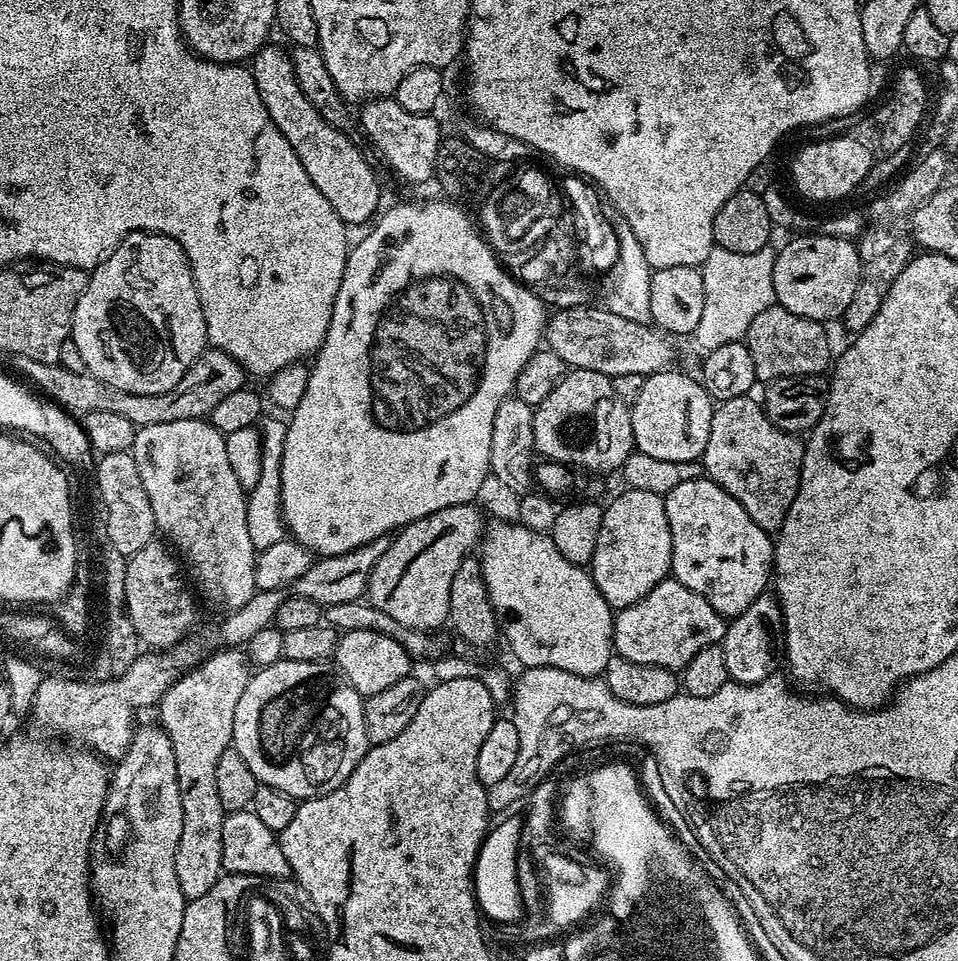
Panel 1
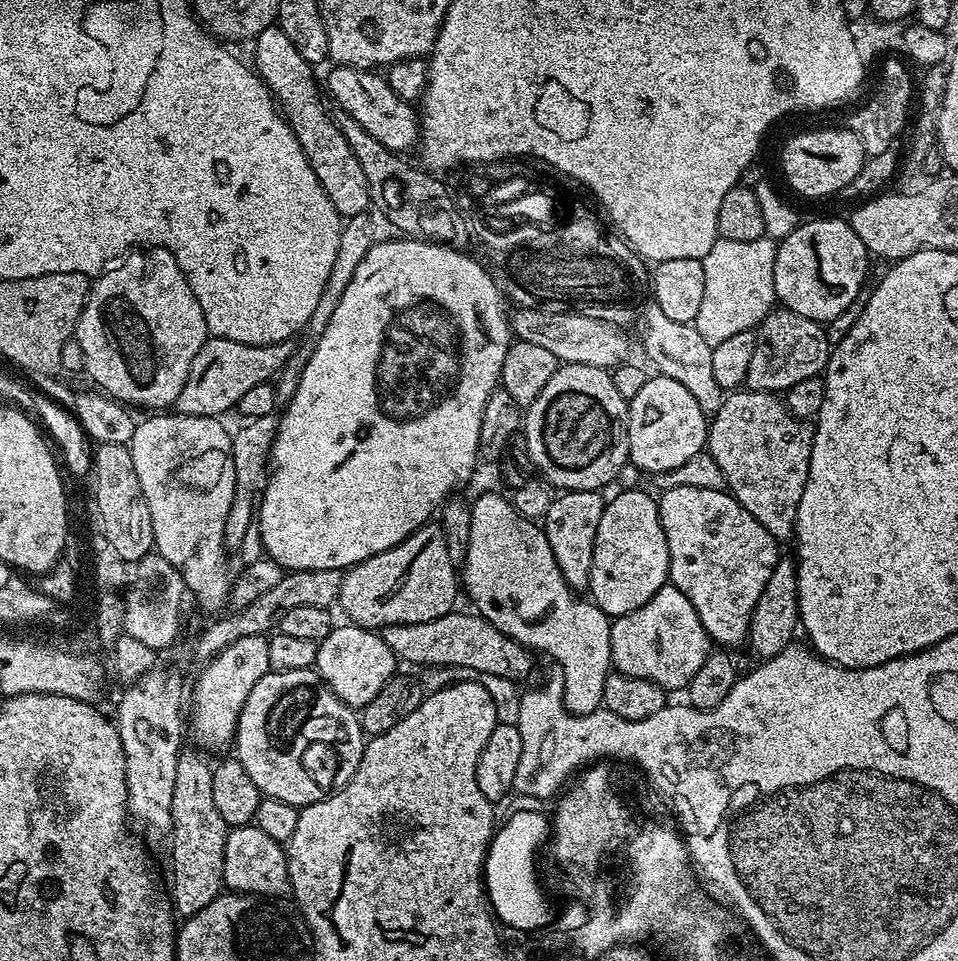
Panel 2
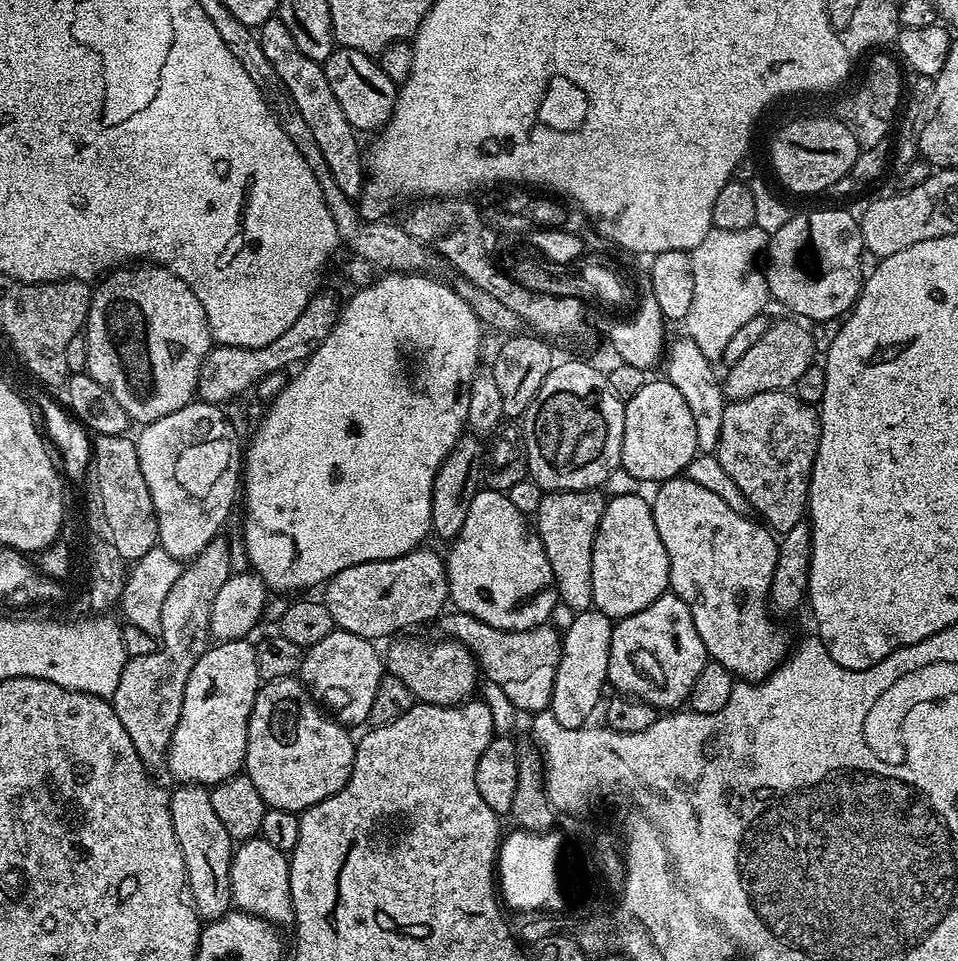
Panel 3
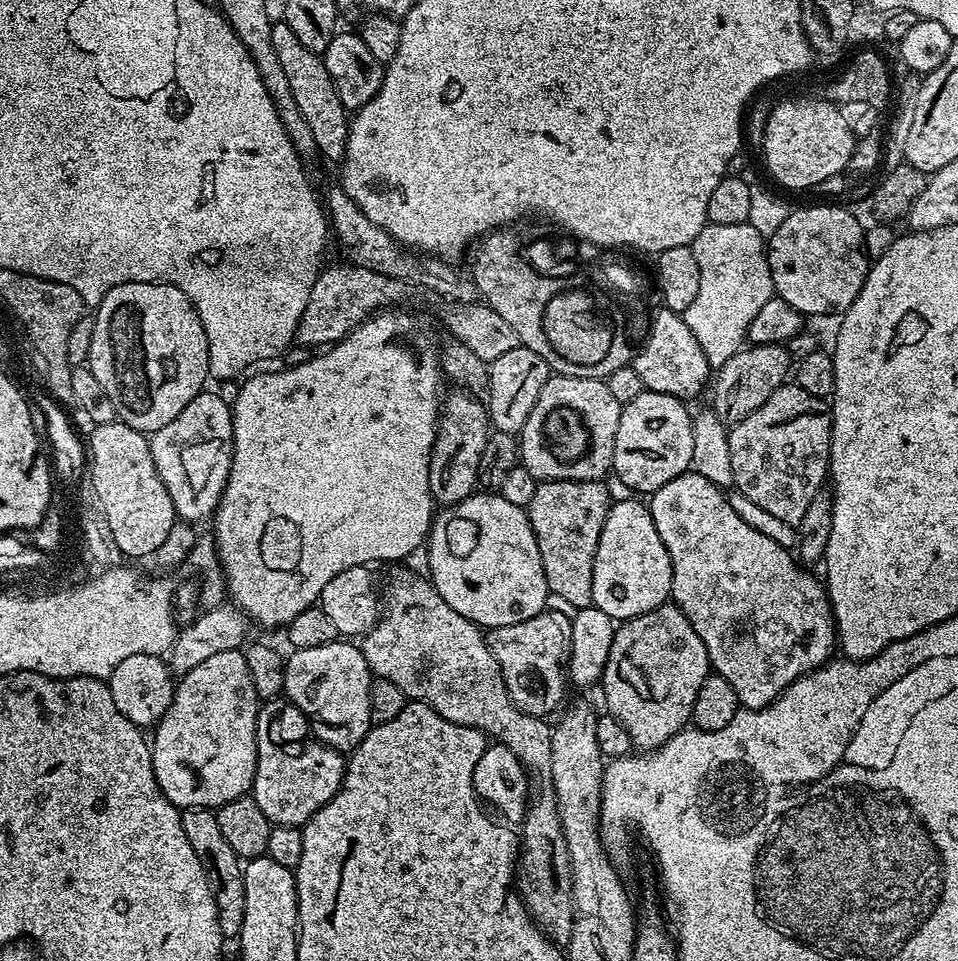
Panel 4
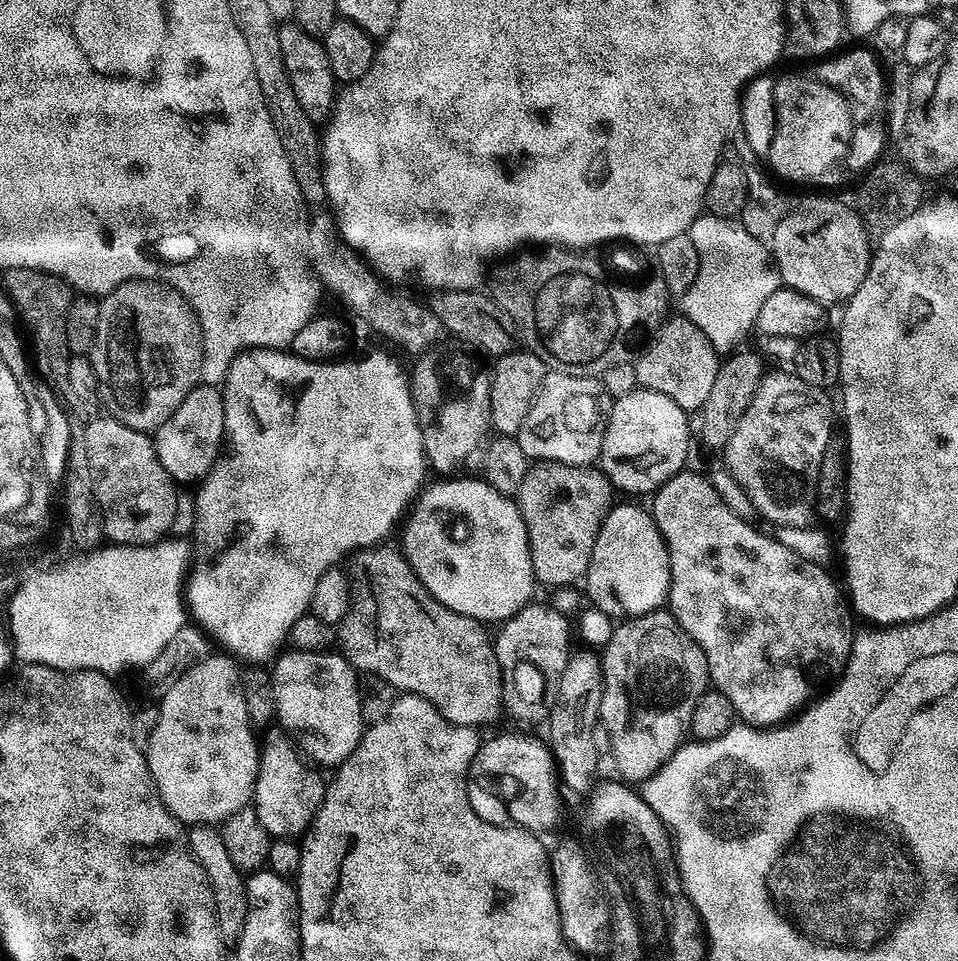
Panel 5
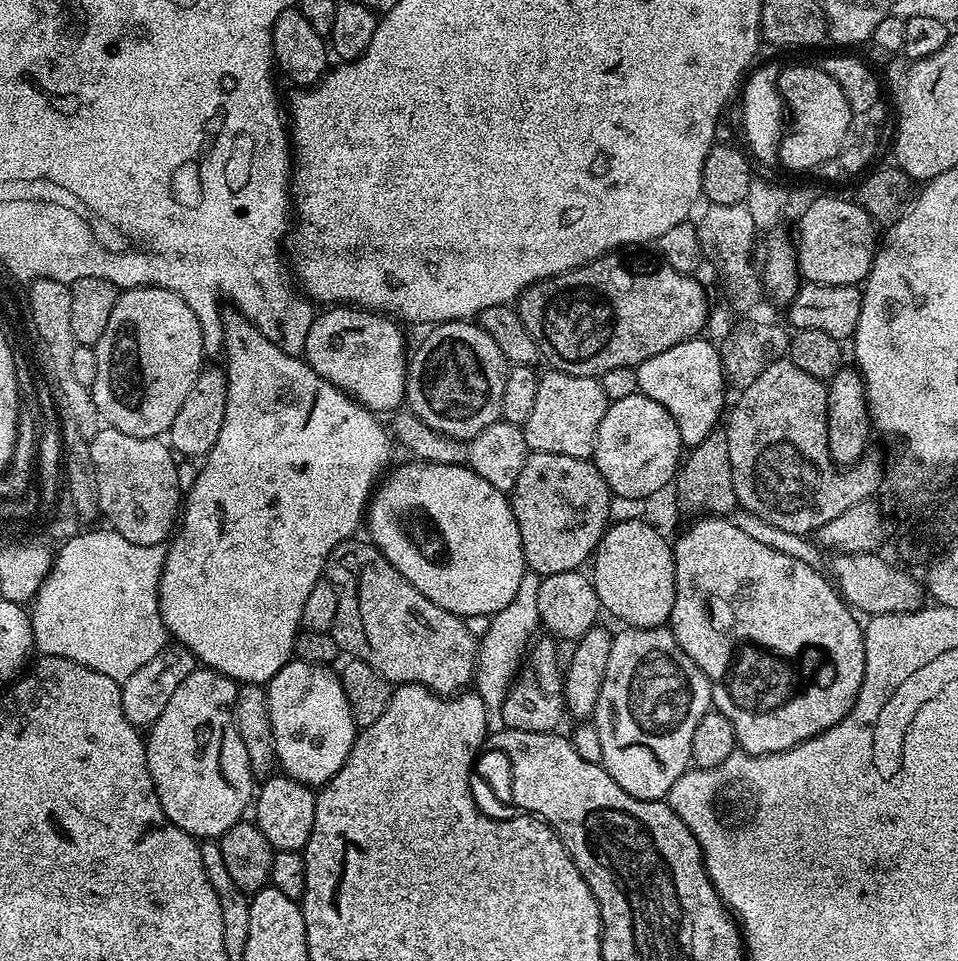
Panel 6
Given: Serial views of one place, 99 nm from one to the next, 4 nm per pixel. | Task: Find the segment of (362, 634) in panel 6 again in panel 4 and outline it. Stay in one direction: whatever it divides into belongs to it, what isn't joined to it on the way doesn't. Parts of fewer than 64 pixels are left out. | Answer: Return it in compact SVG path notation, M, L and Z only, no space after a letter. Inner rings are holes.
M408 566L393 567L396 569L389 574L388 581L382 584L380 619L375 628L364 633L358 644L359 650L366 658L373 677L381 676L386 678L386 682L394 682L394 686L398 686L398 690L402 690L409 701L430 706L450 722L477 728L495 743L506 745L520 759L520 768L530 777L534 787L530 792L530 803L522 816L524 836L522 832L522 855L518 860L522 871L518 876L518 891L528 915L541 932L553 944L567 945L568 939L572 937L572 864L568 861L568 847L562 834L556 791L552 785L552 724L545 717L531 716L516 708L504 684L503 672L491 653L488 637L480 625L470 622L470 618L462 618L454 606L445 602L427 575L419 576L404 567Z

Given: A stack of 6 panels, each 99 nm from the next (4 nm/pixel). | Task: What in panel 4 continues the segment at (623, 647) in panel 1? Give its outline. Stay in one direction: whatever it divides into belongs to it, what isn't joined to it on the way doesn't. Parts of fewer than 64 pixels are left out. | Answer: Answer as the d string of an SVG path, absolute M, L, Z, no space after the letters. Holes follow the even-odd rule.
M665 602L653 612L625 620L616 628L602 677L607 711L626 726L633 749L661 748L691 721L698 686L709 674L702 638L698 638L680 608Z

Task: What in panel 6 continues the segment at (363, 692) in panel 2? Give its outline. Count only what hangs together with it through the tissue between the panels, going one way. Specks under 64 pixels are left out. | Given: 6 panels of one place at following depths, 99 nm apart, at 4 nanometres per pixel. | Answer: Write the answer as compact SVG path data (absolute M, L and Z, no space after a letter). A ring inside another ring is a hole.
M293 658L266 685L279 771L309 786L322 786L334 778L356 741L358 729L350 702L346 702L339 675L332 671L325 665Z

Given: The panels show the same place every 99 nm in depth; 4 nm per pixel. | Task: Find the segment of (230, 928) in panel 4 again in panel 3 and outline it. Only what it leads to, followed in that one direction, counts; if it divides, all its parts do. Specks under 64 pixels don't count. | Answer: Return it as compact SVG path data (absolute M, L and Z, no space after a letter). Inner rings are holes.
M180 784L176 789L171 789L168 809L174 826L174 838L178 838L178 846L182 850L184 873L188 879L186 892L190 903L201 921L222 918L233 907L230 866L234 842L230 834L226 834L226 826L222 826L218 814L214 814L210 791L199 784Z

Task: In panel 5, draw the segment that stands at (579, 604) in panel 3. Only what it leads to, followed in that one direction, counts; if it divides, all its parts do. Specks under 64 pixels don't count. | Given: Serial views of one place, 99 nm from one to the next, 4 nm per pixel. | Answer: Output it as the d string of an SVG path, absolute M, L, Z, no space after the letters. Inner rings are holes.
M541 460L529 467L522 486L515 494L522 522L526 522L530 562L537 585L549 584L552 590L575 585L588 575L590 554L602 530L606 514L614 507L614 489L599 467L563 464Z

